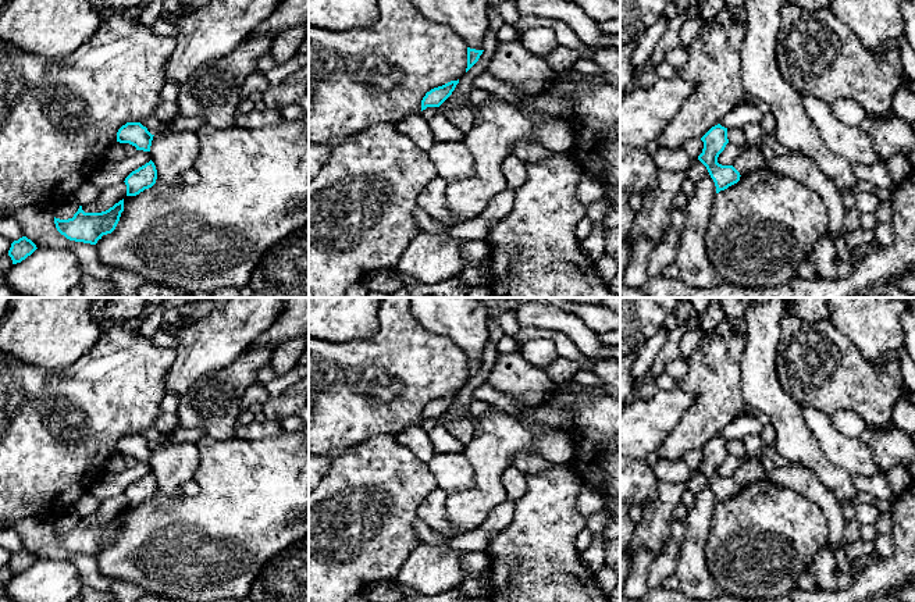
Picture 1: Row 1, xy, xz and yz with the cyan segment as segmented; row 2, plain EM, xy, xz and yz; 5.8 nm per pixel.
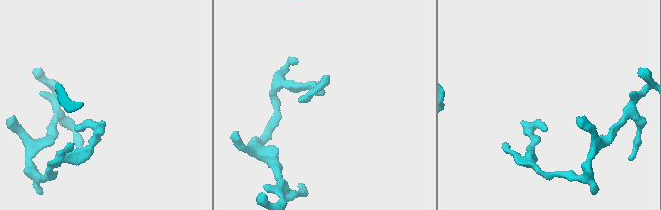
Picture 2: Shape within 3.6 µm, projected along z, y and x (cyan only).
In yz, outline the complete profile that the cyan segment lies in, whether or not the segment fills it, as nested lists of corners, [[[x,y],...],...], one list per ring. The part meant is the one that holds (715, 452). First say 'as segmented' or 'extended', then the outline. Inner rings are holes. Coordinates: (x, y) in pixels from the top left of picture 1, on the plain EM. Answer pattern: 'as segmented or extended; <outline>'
as segmented; [[[720,435],[712,438],[702,449],[704,460],[698,471],[706,478],[715,494],[716,505],[727,501],[740,492],[740,484],[733,477],[722,477],[718,474],[719,466],[729,455],[727,439]]]

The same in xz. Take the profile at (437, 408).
as segmented; [[[459,391],[451,392],[442,398],[434,399],[427,403],[421,412],[421,423],[427,418],[439,418],[452,406],[458,395]]]

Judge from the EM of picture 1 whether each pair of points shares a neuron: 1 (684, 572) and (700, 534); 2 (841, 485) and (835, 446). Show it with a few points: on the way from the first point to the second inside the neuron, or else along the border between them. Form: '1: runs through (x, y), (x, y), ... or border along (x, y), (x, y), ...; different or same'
1: runs through (691, 562), (693, 544); same
2: border along (816, 438), (821, 451), (851, 476); different

